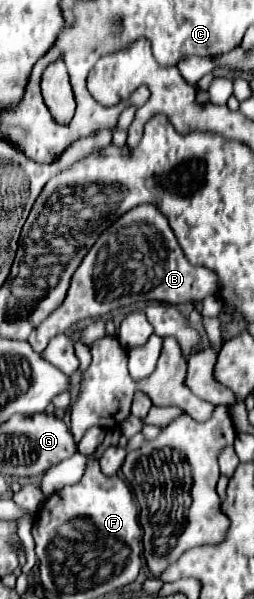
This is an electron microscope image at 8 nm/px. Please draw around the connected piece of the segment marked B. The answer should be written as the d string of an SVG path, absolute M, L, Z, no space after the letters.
M140 205L116 219L98 237L72 275L64 303L32 331L28 343L36 353L42 353L52 337L68 333L84 319L96 319L138 301L158 301L170 305L188 303L192 299L202 301L208 297L208 287L218 287L216 273L190 265L166 217L154 205Z

